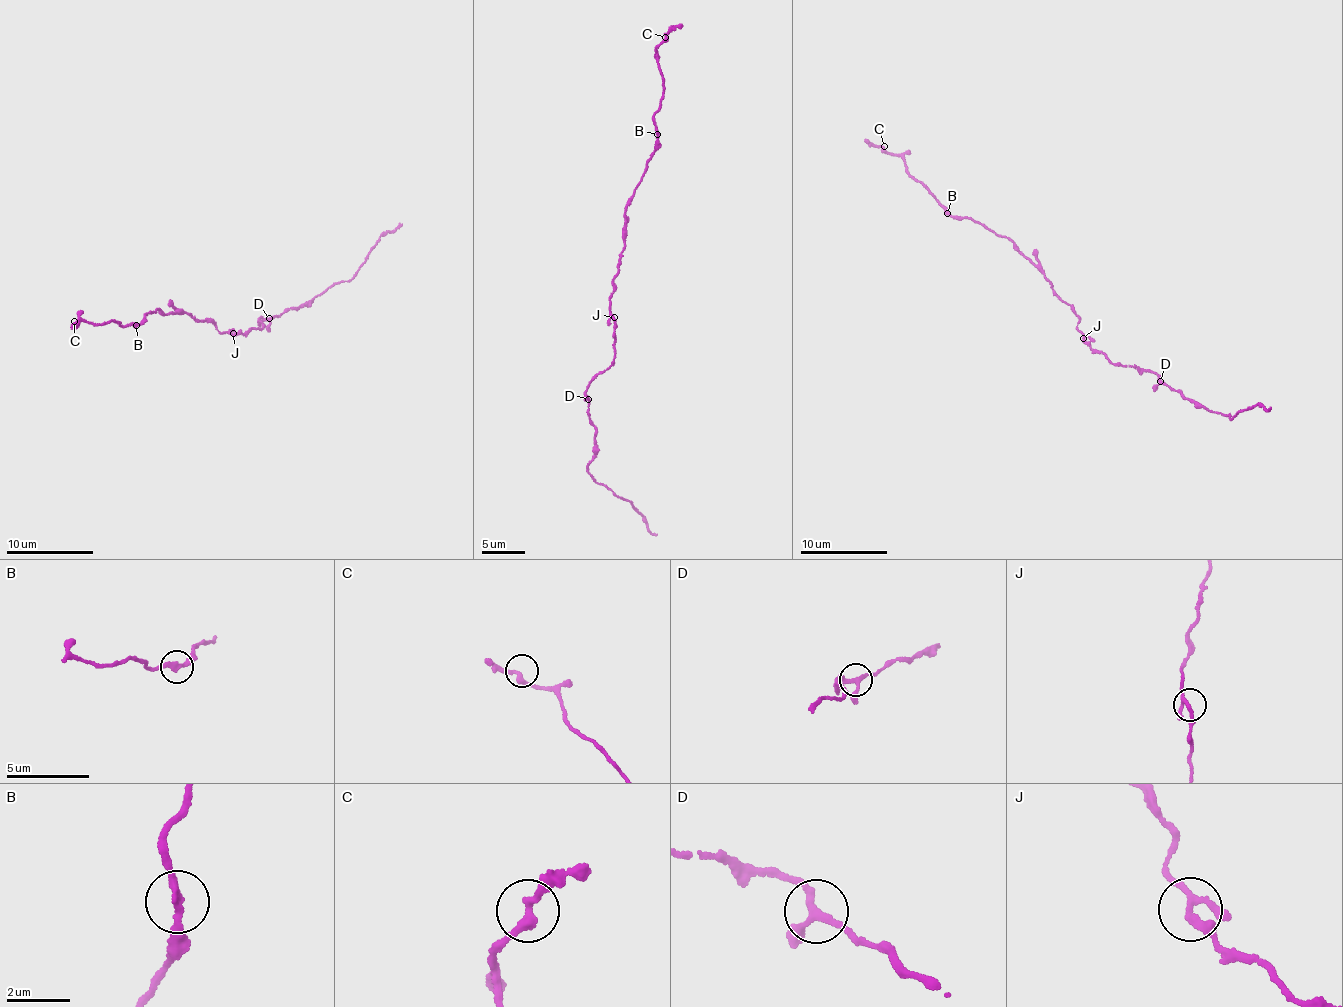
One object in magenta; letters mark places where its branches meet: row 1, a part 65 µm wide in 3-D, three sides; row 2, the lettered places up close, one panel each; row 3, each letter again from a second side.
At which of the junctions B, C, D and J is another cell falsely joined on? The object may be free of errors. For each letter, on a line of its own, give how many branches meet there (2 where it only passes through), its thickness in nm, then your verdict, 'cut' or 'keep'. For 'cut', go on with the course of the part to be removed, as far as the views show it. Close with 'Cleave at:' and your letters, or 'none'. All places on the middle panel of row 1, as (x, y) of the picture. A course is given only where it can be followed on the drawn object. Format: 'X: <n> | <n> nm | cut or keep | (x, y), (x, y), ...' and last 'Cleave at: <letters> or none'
B: 2 | 240 nm | keep
C: 2 | 240 nm | keep
D: 3 | 200 nm | keep
J: 3 | 190 nm | keep
Cleave at: none

